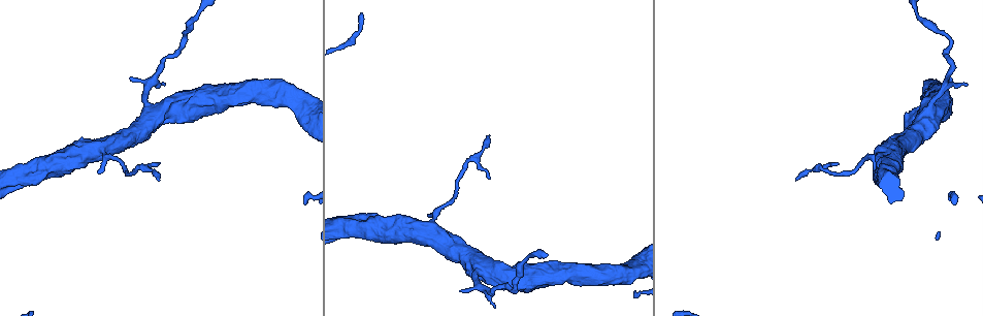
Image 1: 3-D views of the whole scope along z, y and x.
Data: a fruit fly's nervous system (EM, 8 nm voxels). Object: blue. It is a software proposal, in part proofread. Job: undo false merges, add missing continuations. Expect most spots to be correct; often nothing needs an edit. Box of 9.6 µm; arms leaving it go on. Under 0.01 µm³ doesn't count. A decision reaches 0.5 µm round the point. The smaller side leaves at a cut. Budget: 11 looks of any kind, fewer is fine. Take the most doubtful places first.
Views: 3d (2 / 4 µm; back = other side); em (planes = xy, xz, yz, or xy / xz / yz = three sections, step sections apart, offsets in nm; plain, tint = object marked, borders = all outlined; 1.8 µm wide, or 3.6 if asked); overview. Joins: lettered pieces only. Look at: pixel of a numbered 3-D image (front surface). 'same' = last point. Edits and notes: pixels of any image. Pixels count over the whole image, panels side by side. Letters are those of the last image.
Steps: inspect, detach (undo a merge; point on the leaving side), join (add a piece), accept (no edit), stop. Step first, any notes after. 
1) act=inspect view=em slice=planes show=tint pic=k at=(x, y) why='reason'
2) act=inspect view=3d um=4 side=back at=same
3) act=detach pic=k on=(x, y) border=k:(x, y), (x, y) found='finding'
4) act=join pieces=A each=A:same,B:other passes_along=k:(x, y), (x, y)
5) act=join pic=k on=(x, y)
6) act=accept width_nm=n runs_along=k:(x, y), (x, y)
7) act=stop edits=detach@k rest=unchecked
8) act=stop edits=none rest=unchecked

act=inspect view=3d um=4 side=back pic=1 at=(129, 79) why='an open end'

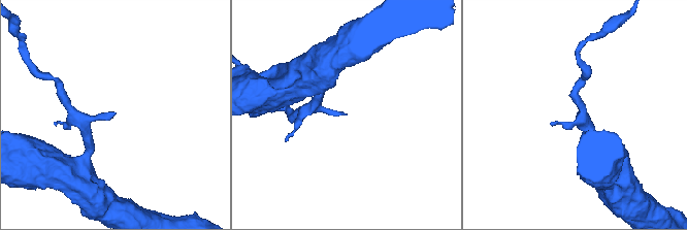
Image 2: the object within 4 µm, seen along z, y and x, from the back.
act=inspect view=em slice=xy step=16 show=borders pic=2 at=(115, 112) why='shape alone is not enough'

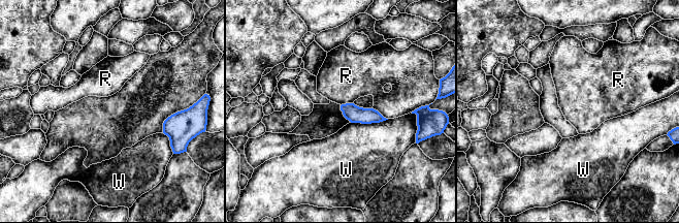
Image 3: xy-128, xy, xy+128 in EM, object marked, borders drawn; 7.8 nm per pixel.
act=inspect view=em slice=planes show=borders at=same why='cut it another way'

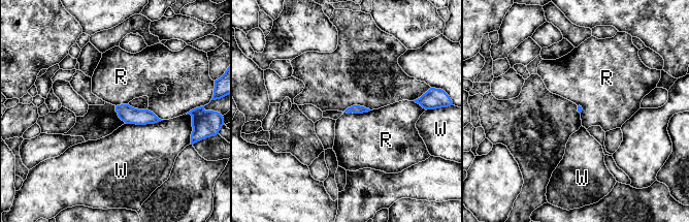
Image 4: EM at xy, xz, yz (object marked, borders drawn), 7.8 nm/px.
act=accept each=R:other,W:other found='none of them fits'

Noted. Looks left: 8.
act=inspect view=3d um=2 pic=1 at=(159, 180) why='branch stops here'

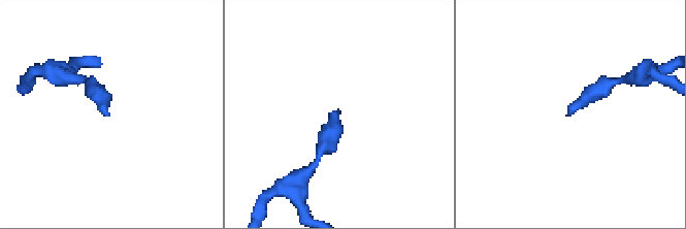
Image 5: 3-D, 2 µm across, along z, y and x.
act=inspect view=em slice=yz step=16 show=borders pic=5 at=(335, 110) why='need the tissue'

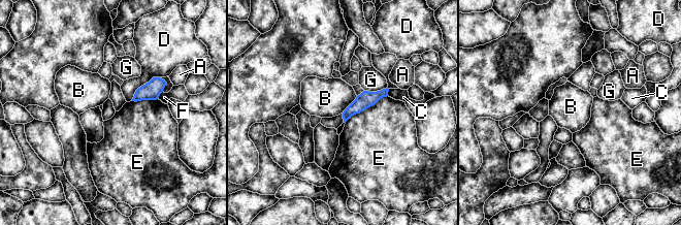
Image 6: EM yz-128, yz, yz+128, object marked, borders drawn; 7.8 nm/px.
act=accept each=A:other,B:other,C:other,D:other,E:other,F:other,G:other border=6:(357, 96), (342, 113) found='none of them fits'

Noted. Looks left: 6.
act=inspect view=em slice=xy step=4 show=tint pic=1 at=(182, 39) why='abrupt turn'

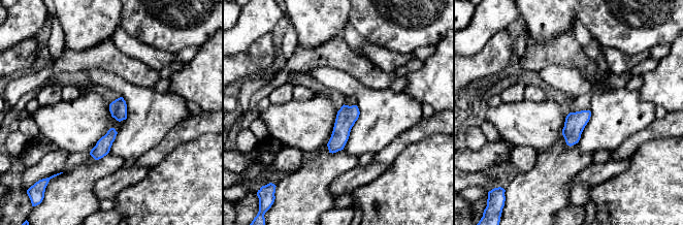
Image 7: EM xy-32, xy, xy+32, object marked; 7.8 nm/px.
act=inspect view=em slice=planes show=tint at=same why='another direction'

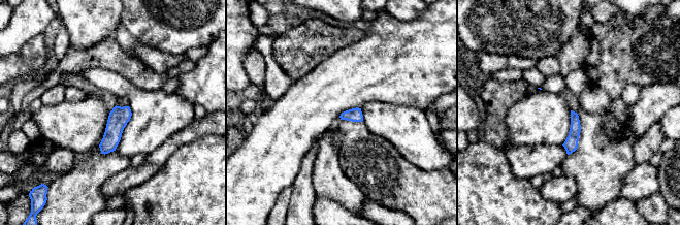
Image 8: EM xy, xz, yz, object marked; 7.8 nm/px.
act=inspect view=em slice=planes show=borders at=same why='see the neighbours'

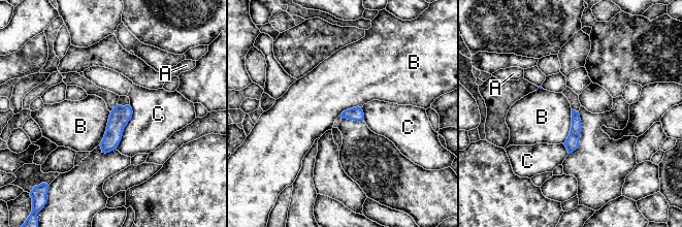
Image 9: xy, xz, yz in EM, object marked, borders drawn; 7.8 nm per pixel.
act=accept each=A:other,B:other,C:other border=9:(572, 109), (572, 126), (563, 143) found='all the same cell'

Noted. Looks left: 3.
act=inspect view=em slice=planes show=borders pic=1 at=(430, 216) why='free end'

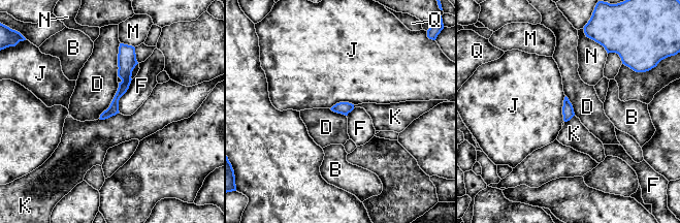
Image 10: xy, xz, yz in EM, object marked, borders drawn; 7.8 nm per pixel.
act=accept longest_contact=D:320nm each=B:other,D:other,F:other,J:other,K:other,M:other,N:other,Q:other found='none of them fits'

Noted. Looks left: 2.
act=stop edits=none rest=unchecked

